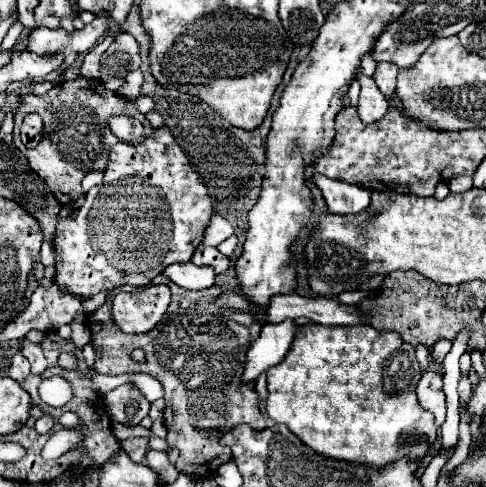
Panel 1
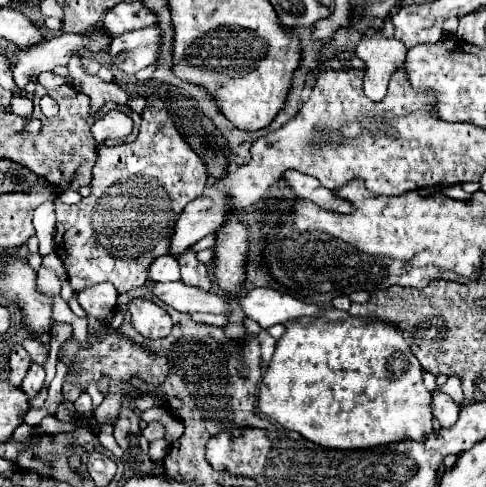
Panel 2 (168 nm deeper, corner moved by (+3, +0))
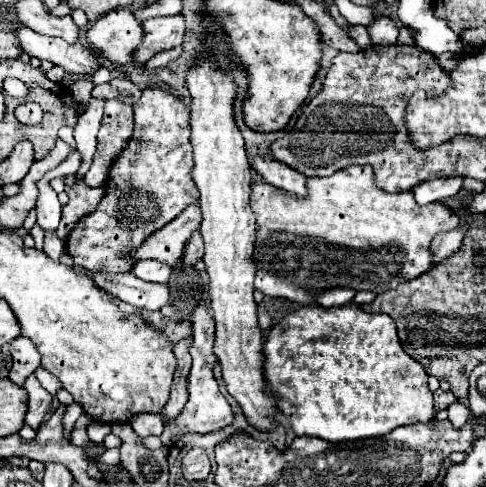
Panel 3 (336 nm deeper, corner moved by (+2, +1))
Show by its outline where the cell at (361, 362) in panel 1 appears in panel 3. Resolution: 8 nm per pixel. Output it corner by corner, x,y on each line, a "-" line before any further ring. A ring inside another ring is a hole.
356,303
324,309
300,307
268,333
266,383
298,437
354,441
434,417
428,375
400,345
390,315
364,313

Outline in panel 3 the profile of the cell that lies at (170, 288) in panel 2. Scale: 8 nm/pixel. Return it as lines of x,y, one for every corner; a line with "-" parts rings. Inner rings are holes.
94,271
92,279
98,287
112,293
116,299
130,303
138,309
160,309
170,303
170,289
166,285
146,283
134,273
106,273

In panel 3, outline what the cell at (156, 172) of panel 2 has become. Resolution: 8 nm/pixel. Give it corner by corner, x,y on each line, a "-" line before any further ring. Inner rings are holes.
150,87
134,105
134,119
134,133
110,169
104,199
94,213
76,223
66,239
74,263
88,271
132,271
134,263
126,259
126,251
138,247
150,231
164,227
198,201
198,189
192,181
190,109
176,95

